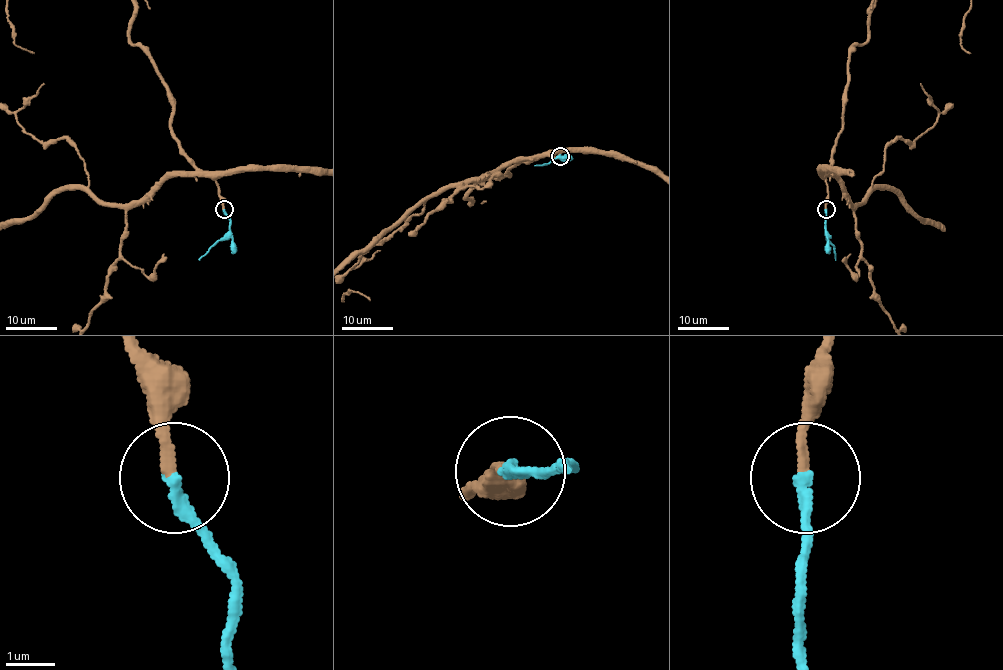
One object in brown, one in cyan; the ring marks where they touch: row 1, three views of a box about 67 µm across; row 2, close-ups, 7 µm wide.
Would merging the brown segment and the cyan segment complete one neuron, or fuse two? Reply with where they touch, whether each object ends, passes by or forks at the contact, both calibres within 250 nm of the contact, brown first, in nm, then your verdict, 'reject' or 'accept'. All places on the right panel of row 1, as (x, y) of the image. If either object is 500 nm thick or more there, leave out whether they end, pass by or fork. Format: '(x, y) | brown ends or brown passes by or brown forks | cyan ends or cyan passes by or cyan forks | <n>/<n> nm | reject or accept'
(826, 209) | brown ends | cyan ends | 220/240 nm | accept

